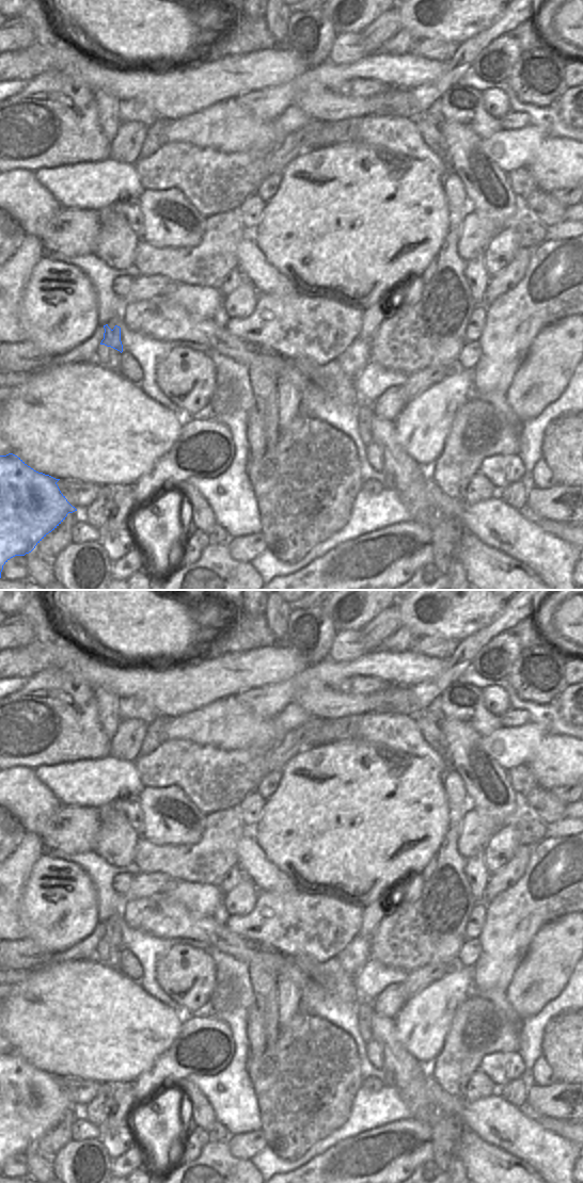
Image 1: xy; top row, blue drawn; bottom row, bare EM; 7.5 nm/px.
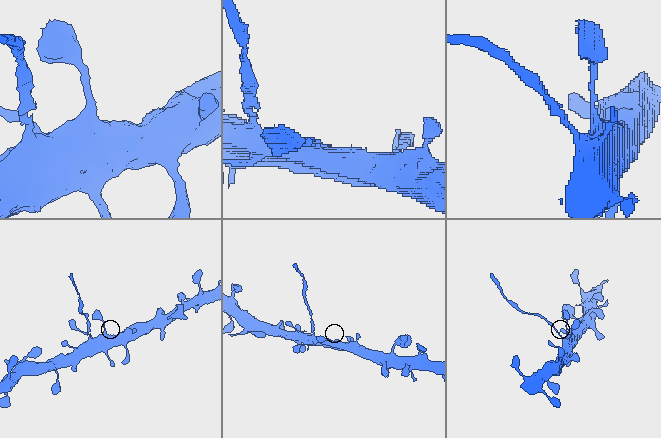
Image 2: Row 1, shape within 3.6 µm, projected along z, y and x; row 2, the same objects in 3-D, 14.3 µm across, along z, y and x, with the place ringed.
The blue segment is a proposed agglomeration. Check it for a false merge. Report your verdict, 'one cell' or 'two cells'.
two cells

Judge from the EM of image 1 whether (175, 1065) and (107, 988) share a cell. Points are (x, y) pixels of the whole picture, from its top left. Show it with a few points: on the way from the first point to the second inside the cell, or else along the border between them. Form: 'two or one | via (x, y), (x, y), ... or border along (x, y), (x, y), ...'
two | border along (178, 1030), (174, 1041), (147, 1070)

